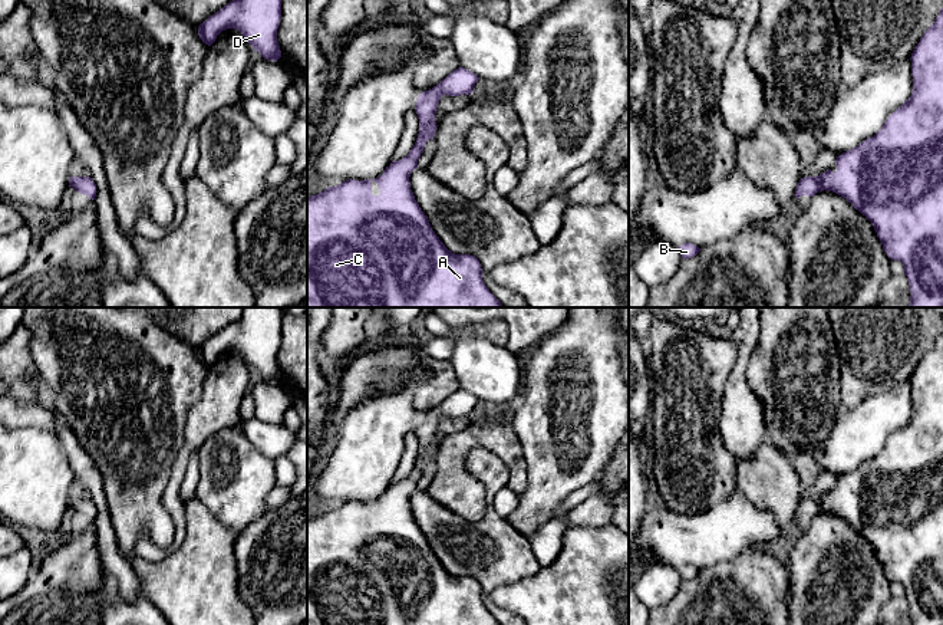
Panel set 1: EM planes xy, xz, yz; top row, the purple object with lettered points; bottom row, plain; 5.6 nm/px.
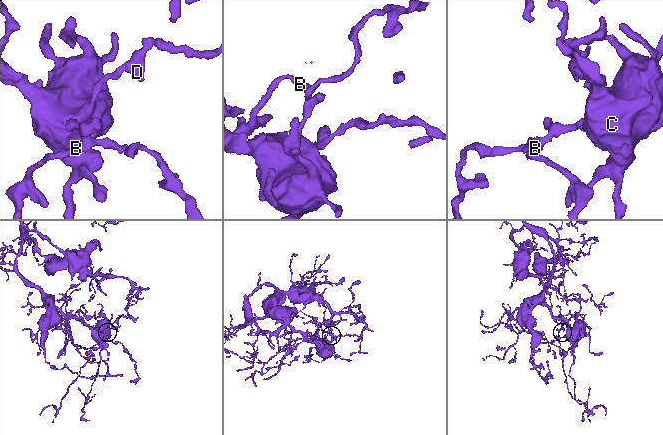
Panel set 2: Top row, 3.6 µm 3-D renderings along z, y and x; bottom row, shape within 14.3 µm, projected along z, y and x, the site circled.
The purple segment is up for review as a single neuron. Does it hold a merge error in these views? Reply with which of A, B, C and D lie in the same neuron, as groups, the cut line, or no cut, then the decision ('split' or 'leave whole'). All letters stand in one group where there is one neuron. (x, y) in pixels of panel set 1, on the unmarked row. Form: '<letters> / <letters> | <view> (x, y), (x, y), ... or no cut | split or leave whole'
A B C D | no cut | leave whole

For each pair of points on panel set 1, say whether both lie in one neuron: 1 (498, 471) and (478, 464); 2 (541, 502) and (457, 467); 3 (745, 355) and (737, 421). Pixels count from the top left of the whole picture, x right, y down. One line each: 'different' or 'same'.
1: same
2: different
3: same

